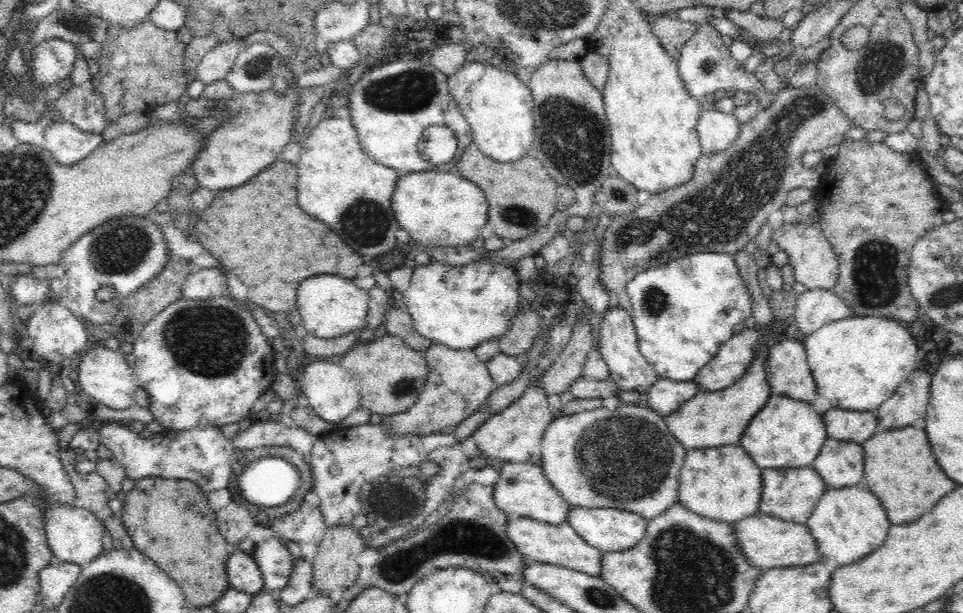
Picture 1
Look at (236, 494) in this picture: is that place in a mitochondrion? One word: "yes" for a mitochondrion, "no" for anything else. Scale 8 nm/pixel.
no

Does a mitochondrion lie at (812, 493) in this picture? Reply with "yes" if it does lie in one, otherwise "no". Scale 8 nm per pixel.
no

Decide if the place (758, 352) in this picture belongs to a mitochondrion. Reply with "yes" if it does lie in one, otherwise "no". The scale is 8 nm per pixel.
no

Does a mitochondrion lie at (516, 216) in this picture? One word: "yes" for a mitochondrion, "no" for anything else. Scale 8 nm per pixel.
yes

